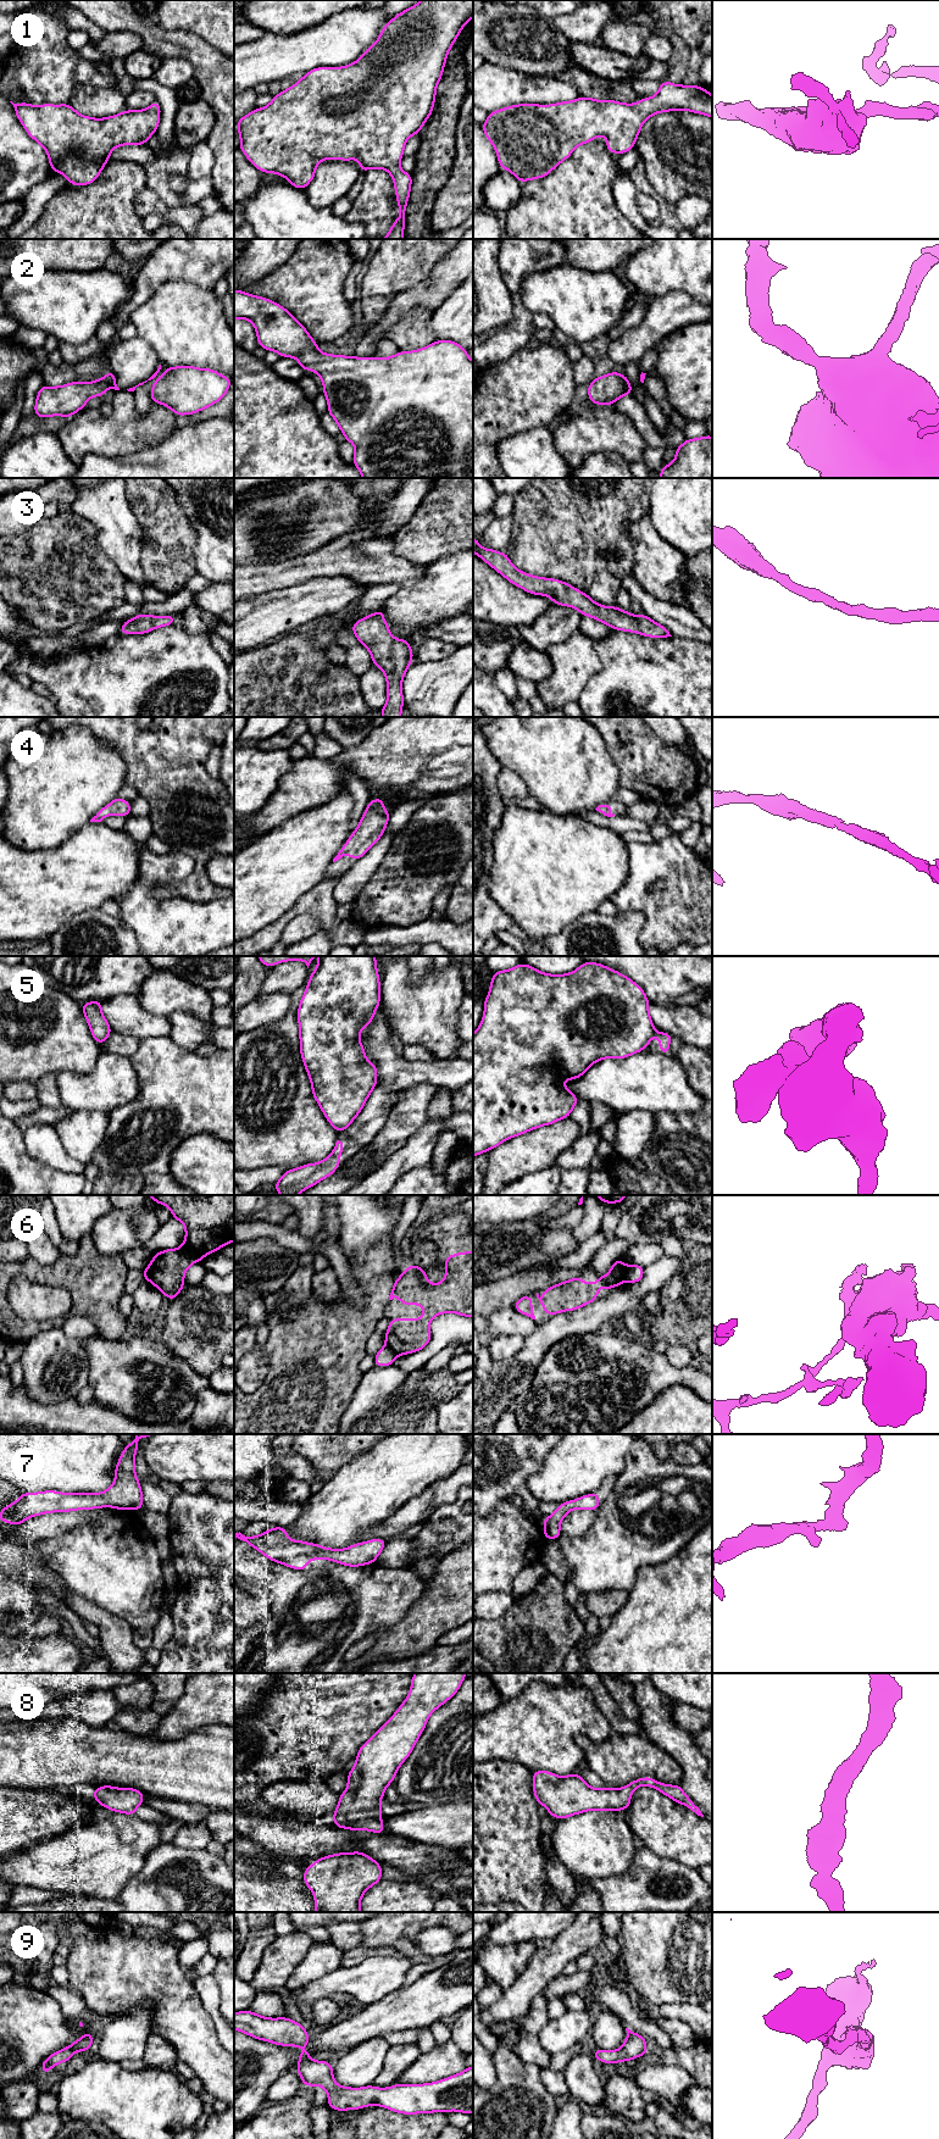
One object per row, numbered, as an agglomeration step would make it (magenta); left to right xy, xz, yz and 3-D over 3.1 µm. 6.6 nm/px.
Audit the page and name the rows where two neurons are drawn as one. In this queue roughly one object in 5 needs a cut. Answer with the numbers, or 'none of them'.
5, 6

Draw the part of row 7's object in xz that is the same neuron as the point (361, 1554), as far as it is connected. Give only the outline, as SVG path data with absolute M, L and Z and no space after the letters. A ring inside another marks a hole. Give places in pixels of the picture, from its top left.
M274 1527L254 1537L245 1537L239 1532L234 1537L259 1550L268 1560L299 1571L305 1571L310 1560L330 1560L350 1567L374 1563L388 1541L372 1539L346 1549L328 1549L315 1543L290 1540L285 1527Z

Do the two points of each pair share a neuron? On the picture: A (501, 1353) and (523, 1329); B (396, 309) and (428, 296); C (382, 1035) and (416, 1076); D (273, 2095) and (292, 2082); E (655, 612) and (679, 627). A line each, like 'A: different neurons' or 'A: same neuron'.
A: different neurons
B: same neuron
C: same neuron
D: same neuron
E: same neuron

